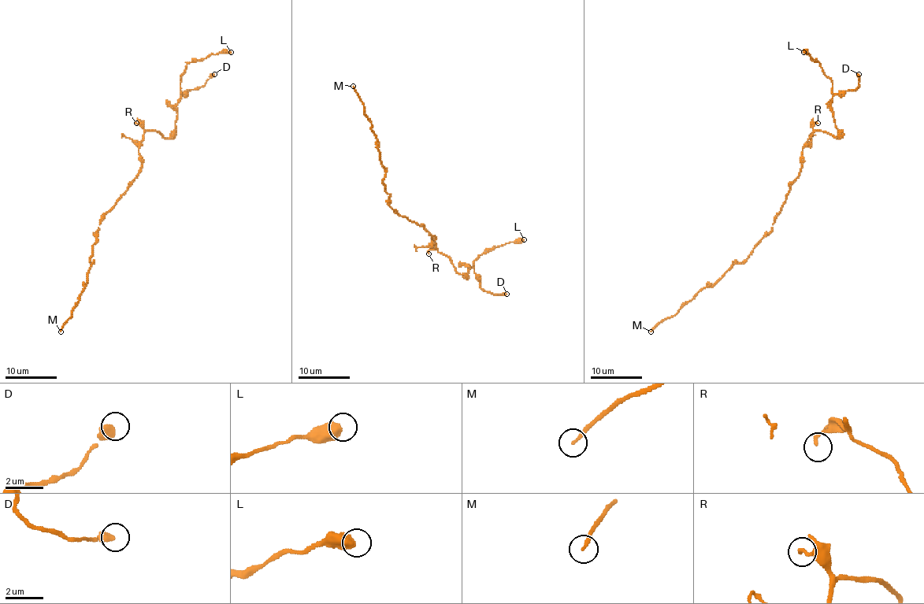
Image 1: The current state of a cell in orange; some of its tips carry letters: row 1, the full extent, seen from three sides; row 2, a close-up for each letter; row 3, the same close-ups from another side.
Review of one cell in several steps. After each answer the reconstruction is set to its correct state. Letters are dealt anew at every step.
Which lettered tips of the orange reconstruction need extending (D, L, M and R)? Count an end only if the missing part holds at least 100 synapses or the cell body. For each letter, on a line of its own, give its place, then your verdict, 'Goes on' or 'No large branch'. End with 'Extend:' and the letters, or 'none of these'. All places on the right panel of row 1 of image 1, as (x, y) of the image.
D: Place: (859, 74). No large branch
L: Place: (803, 52). No large branch
M: Place: (651, 331). Goes on
R: Place: (818, 123). No large branch
Extend: M

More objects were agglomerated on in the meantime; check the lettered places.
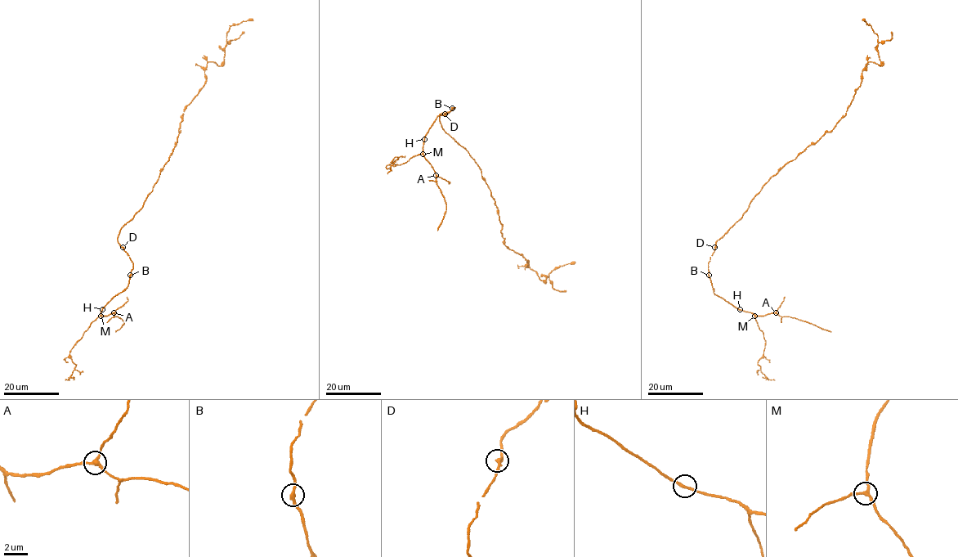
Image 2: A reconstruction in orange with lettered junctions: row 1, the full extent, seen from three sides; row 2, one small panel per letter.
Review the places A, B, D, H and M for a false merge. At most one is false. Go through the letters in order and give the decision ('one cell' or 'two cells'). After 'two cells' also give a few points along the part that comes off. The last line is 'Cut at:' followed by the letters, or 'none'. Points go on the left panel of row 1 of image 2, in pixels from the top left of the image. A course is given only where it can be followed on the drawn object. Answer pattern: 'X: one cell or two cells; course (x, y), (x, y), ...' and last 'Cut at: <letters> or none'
A: one cell
B: one cell
D: one cell
H: one cell
M: one cell
Cut at: none

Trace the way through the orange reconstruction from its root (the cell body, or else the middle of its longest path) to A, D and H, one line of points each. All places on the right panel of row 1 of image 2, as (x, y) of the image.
A: (757, 194), (741, 217), (717, 241), (708, 263), (709, 276), (714, 292), (736, 307), (756, 316), (776, 312)
D: (757, 194), (741, 217), (717, 241), (714, 247)
H: (757, 194), (741, 217), (717, 241), (708, 263), (714, 292), (740, 309)

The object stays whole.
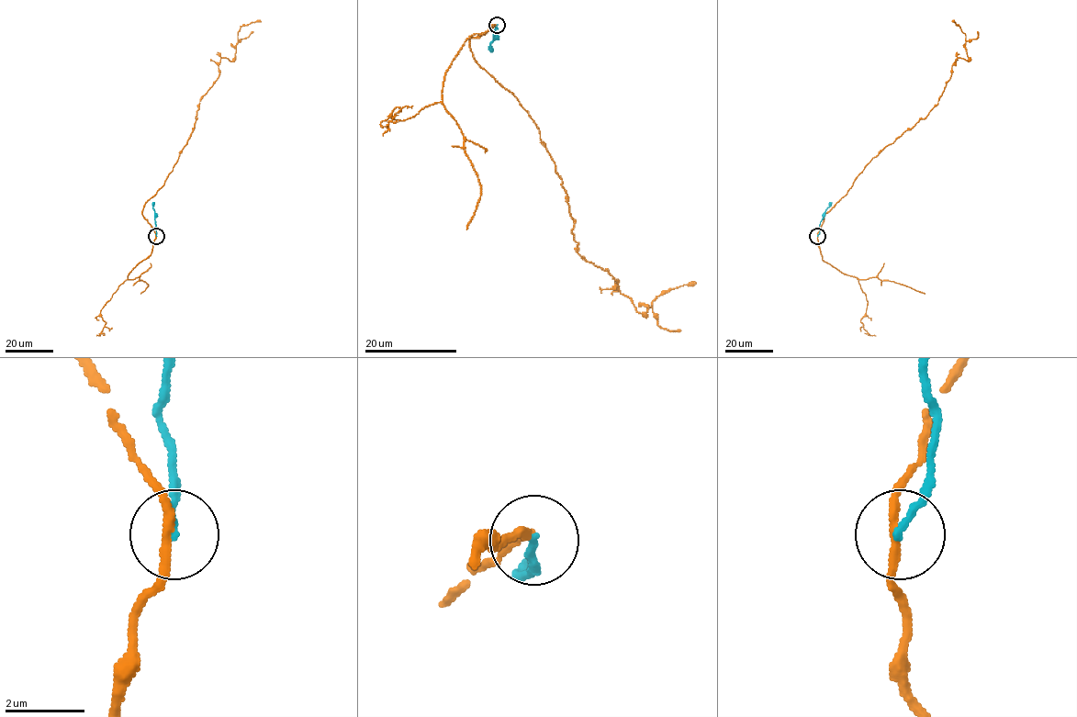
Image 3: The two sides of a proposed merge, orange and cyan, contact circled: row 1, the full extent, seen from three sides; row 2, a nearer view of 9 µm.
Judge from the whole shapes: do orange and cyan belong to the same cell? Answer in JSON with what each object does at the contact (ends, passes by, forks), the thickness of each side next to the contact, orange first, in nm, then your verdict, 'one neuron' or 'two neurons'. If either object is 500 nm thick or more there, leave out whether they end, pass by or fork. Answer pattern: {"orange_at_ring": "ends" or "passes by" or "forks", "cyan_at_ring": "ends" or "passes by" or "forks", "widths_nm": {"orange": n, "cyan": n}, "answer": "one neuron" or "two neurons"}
{"orange_at_ring": "passes by", "cyan_at_ring": "ends", "widths_nm": {"orange": 200, "cyan": 170}, "answer": "two neurons"}

